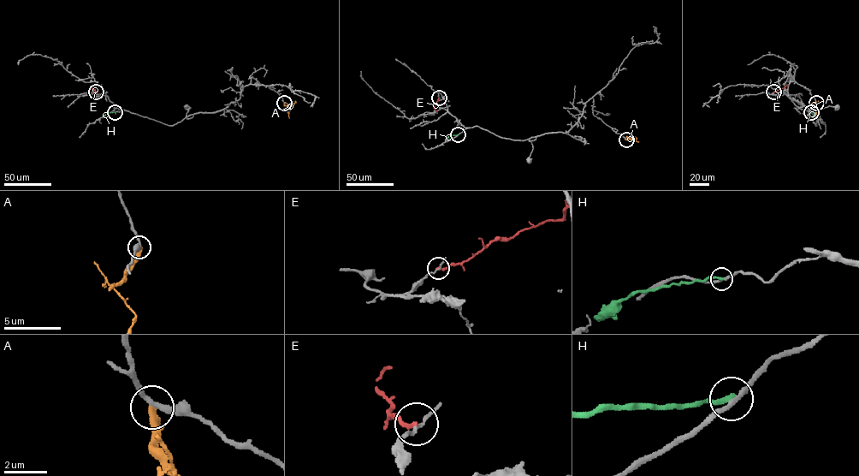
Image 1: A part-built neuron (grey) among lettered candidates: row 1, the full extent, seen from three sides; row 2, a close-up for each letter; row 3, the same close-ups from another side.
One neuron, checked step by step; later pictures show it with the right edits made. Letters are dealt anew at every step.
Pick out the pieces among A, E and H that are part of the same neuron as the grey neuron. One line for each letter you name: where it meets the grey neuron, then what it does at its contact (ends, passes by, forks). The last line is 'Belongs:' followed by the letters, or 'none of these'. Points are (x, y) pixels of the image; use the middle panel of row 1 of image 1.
Belongs: none of these

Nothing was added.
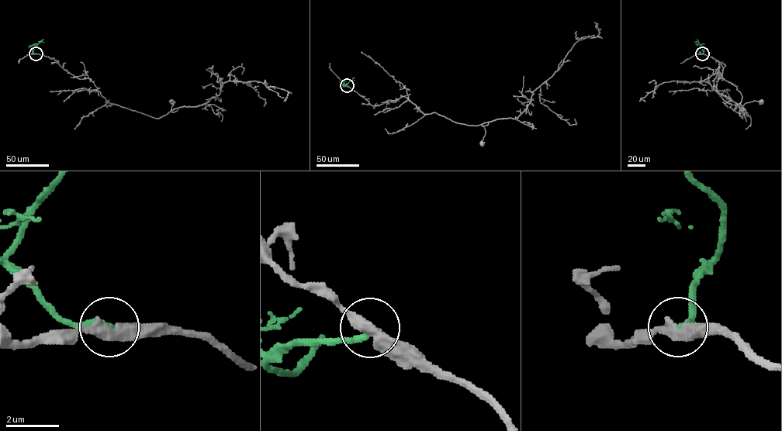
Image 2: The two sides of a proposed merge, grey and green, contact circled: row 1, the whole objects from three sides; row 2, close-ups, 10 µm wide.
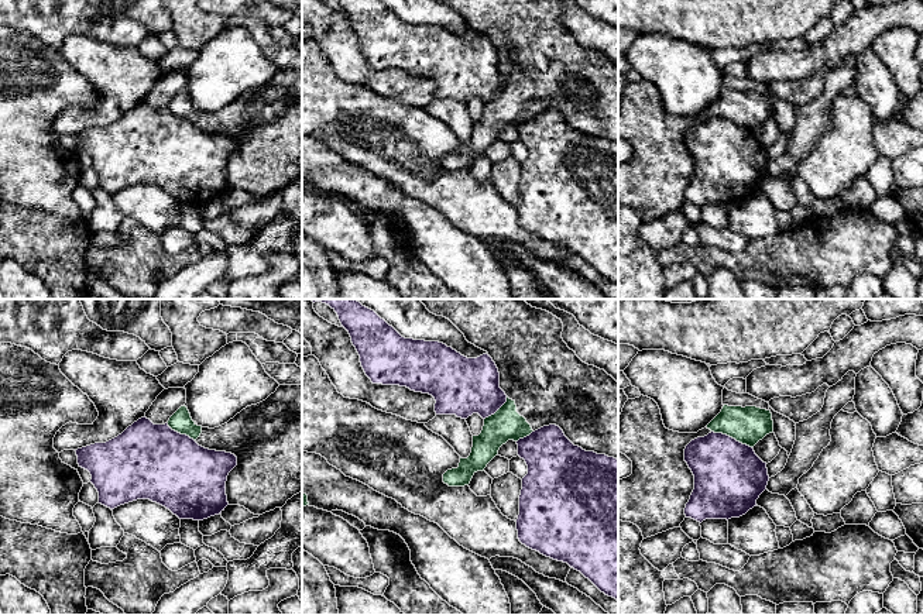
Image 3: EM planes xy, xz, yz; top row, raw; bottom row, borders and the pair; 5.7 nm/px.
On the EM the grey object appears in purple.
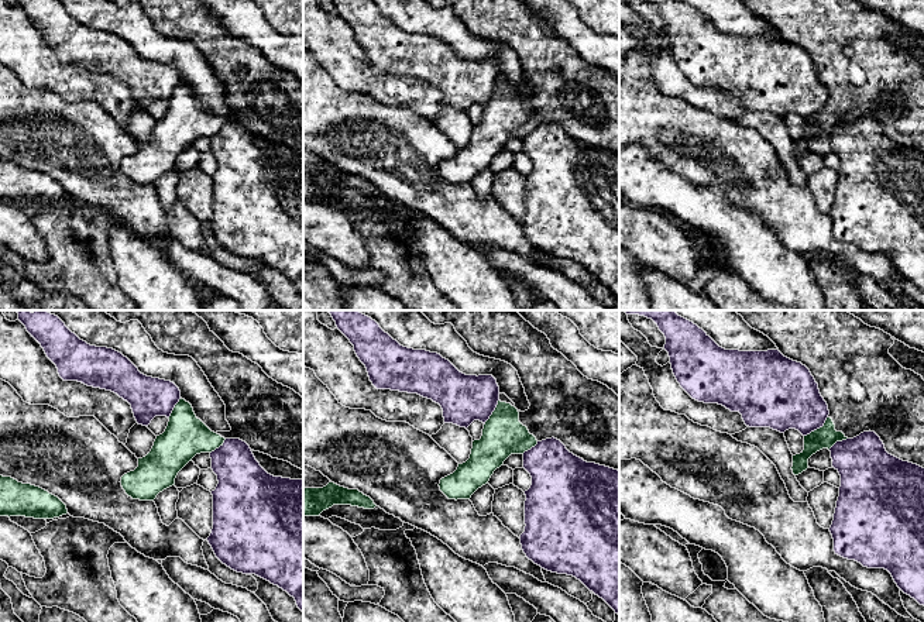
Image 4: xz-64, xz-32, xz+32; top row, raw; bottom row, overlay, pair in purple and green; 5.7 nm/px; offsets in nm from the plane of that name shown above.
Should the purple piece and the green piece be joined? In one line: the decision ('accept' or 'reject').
reject

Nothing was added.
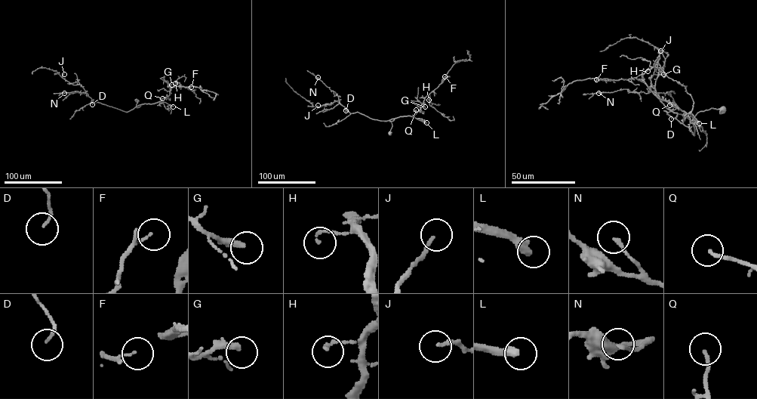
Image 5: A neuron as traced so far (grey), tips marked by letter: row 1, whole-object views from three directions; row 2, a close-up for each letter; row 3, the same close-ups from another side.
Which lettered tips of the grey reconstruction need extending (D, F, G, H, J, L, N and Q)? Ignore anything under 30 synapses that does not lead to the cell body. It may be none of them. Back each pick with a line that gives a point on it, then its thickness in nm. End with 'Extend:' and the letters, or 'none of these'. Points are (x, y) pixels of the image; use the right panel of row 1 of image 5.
F: (596, 79) | 50 nm
L: (699, 123) | 400 nm
Q: (669, 105) | 160 nm
Extend: F, L, Q

